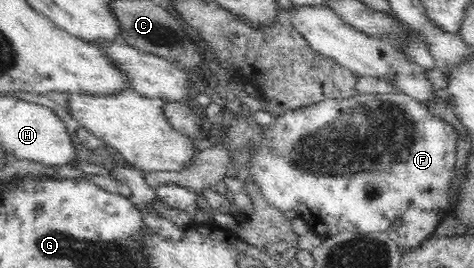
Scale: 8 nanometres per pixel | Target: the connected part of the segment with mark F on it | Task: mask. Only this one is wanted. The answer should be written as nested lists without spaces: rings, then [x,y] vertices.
[[[400,91],[398,93],[356,94],[348,99],[325,99],[309,106],[274,115],[270,126],[263,128],[261,144],[258,144],[251,151],[248,170],[262,192],[263,198],[270,206],[280,209],[282,213],[287,211],[297,212],[298,217],[306,220],[314,233],[320,238],[335,237],[343,232],[387,233],[389,239],[392,239],[398,249],[403,252],[422,244],[422,241],[426,241],[451,212],[450,183],[452,183],[452,177],[454,177],[457,138],[456,129],[449,122],[442,120],[439,116],[434,116],[424,104]]]

